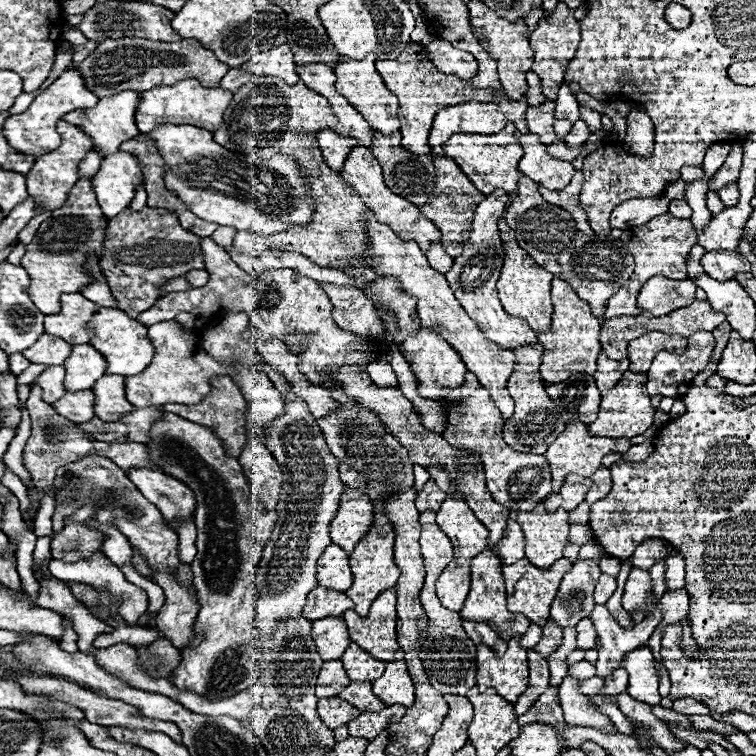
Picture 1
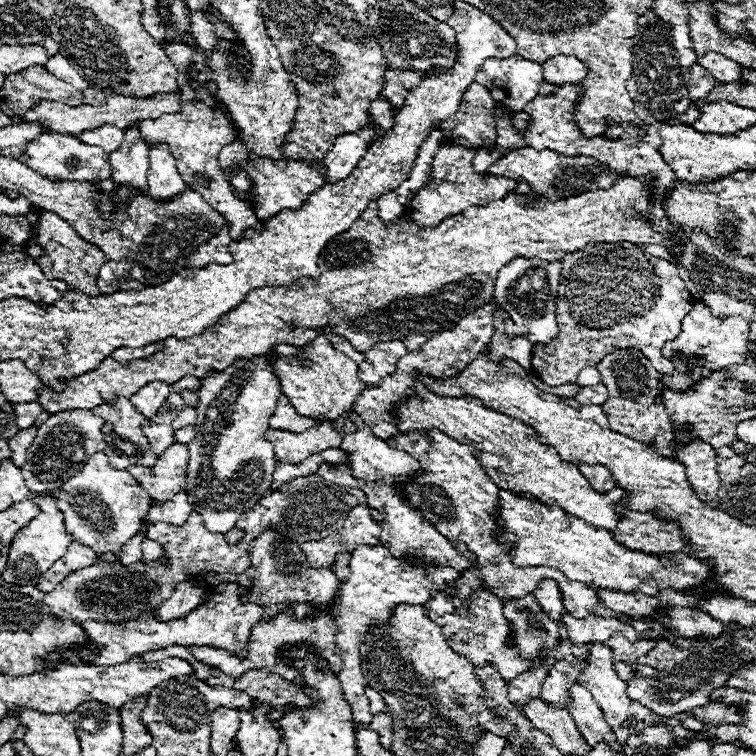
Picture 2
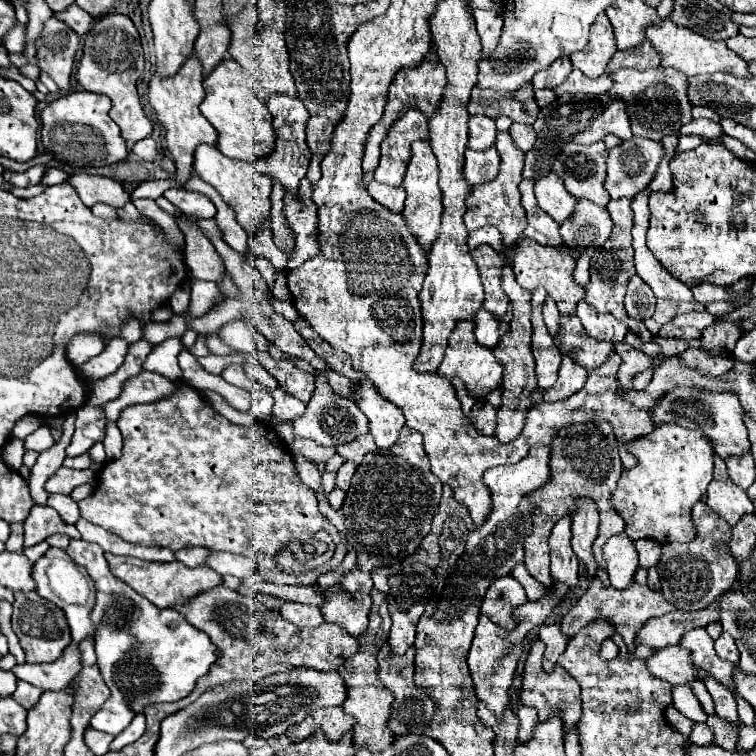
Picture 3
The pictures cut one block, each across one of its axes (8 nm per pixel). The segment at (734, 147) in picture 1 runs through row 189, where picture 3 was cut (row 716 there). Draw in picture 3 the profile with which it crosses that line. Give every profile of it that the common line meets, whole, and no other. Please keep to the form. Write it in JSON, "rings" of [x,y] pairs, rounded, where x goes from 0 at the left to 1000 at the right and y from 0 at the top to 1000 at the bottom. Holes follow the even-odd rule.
{"rings":[[[942,944],[937,947],[934,958],[939,960],[939,966],[944,968],[944,984],[955,987],[958,992],[974,992],[974,984],[976,984],[976,968],[979,963],[958,950],[952,950],[950,944]]]}

